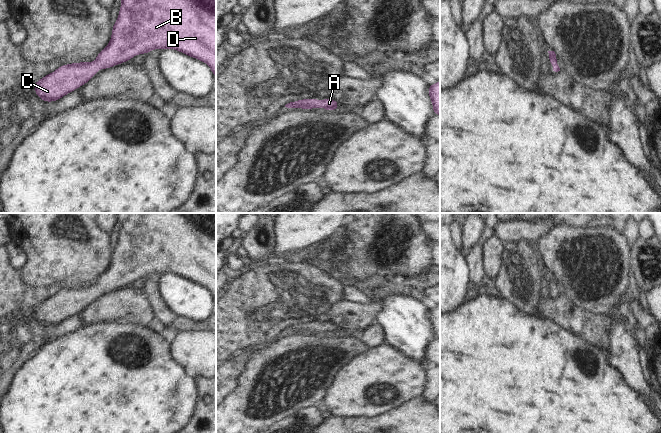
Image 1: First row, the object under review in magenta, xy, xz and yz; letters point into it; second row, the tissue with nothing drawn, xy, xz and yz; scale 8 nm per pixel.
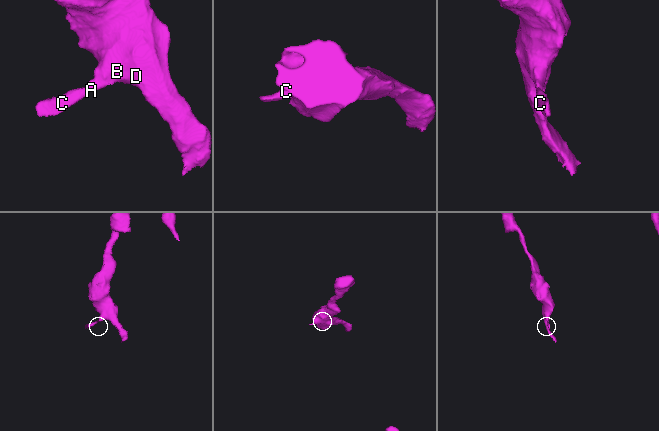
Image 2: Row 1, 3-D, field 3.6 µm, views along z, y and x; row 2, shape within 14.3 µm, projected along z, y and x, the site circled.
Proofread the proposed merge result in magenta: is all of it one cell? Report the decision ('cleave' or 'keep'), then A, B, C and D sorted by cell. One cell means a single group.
keep; groups A B C D

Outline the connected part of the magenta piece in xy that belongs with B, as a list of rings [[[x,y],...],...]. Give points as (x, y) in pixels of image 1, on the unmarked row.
[[[116,213],[122,225],[116,246],[113,248],[108,269],[97,278],[94,286],[65,288],[54,296],[33,306],[35,318],[45,326],[53,326],[85,309],[99,293],[108,293],[134,280],[154,273],[174,273],[206,287],[216,302],[216,213]]]

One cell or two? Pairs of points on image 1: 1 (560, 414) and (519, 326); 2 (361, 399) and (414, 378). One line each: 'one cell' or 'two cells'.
1: one cell
2: one cell

